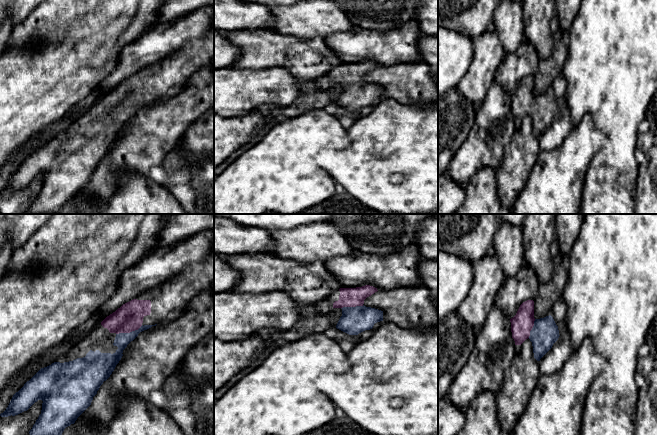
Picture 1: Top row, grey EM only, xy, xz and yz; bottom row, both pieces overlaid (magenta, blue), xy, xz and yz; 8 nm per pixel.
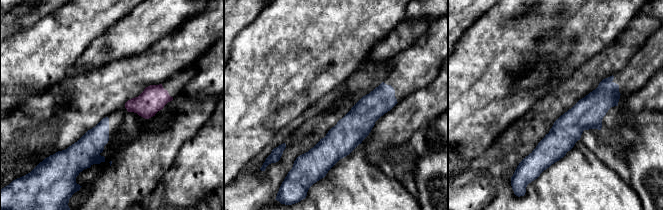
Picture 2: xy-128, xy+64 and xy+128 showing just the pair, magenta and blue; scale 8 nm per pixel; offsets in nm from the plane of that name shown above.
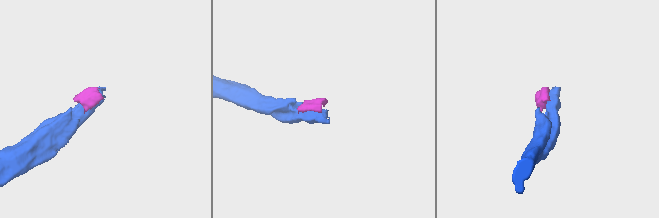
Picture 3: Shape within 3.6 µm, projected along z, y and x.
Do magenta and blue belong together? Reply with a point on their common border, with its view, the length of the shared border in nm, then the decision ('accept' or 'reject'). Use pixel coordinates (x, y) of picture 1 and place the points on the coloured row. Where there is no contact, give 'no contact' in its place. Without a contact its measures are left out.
meets magenta in xy at (129, 332); contact 220 nm long; accept

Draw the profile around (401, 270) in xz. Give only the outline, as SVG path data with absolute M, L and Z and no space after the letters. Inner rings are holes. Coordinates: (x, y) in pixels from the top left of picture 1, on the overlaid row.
M411 244L393 255L357 253L336 257L324 266L338 280L341 288L370 285L377 290L394 290L422 285L419 275L421 260L417 245Z

